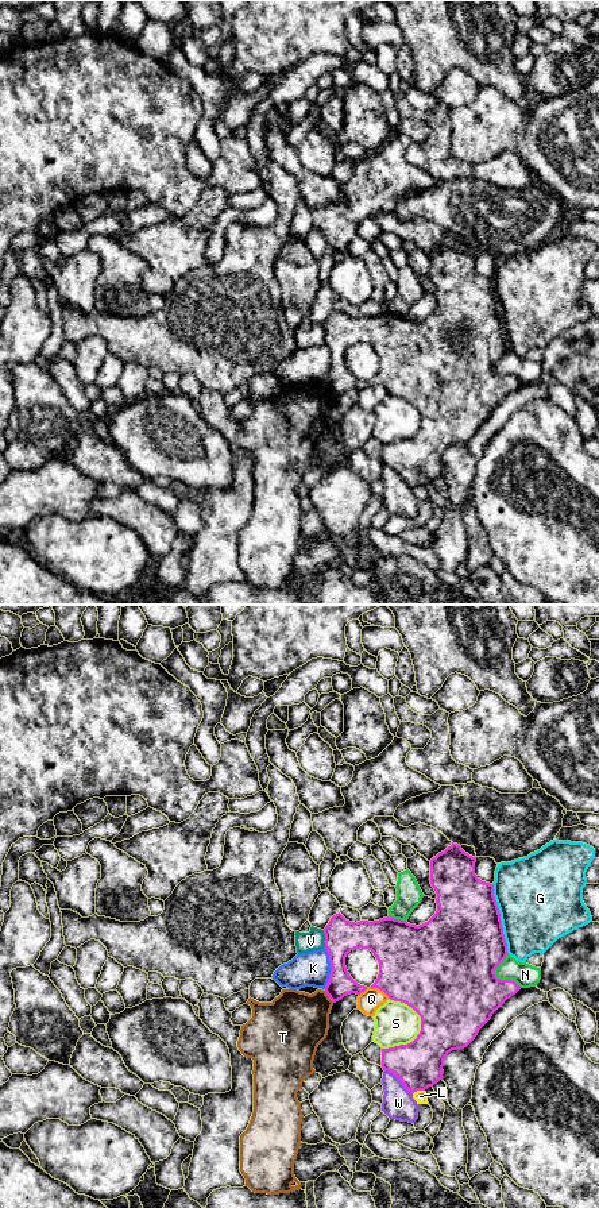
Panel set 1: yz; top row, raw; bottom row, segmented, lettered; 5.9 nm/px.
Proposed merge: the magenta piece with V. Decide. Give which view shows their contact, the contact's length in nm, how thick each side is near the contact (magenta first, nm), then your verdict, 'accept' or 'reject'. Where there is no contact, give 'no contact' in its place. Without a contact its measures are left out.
meets magenta in yz; contact 110 nm long; 200 nm thick on the magenta side, 120 nm on the other; reject

